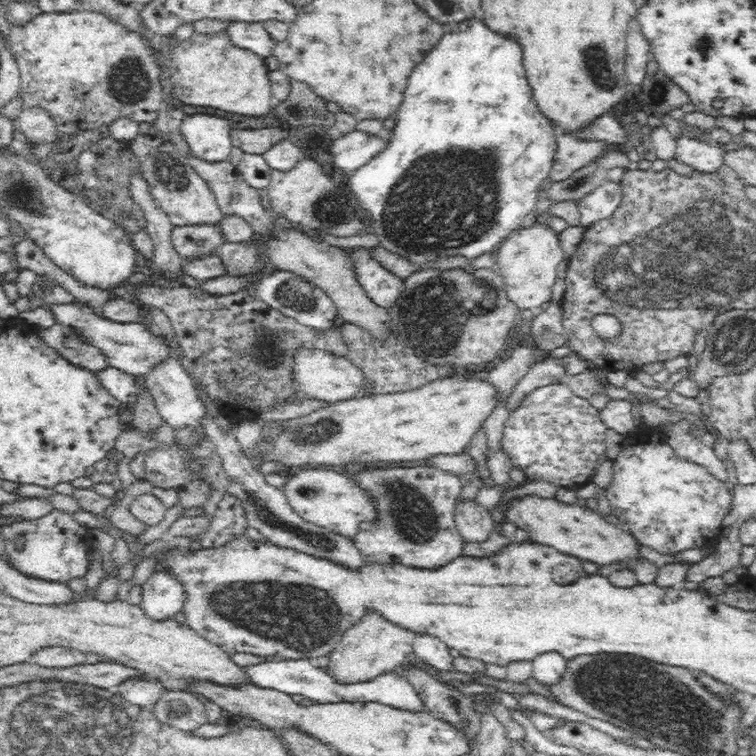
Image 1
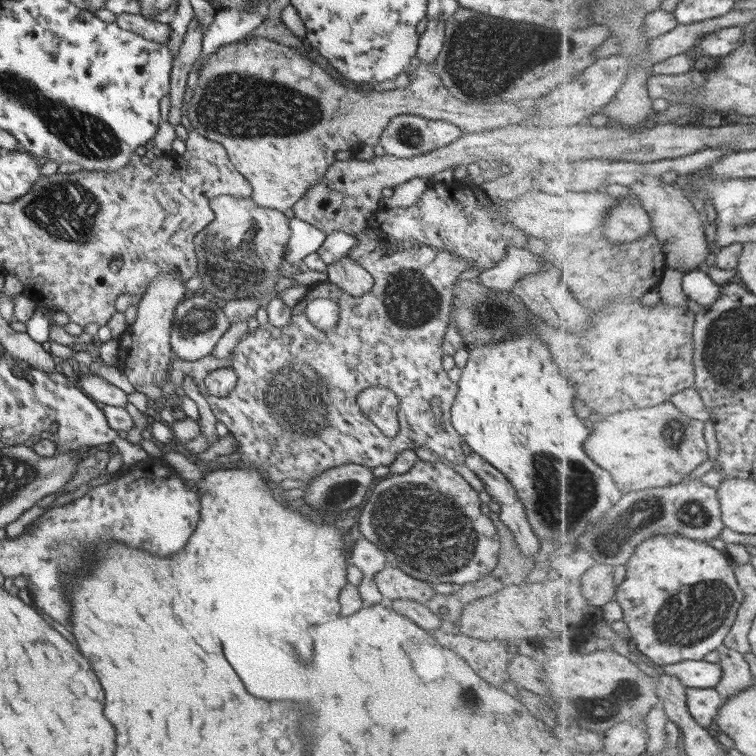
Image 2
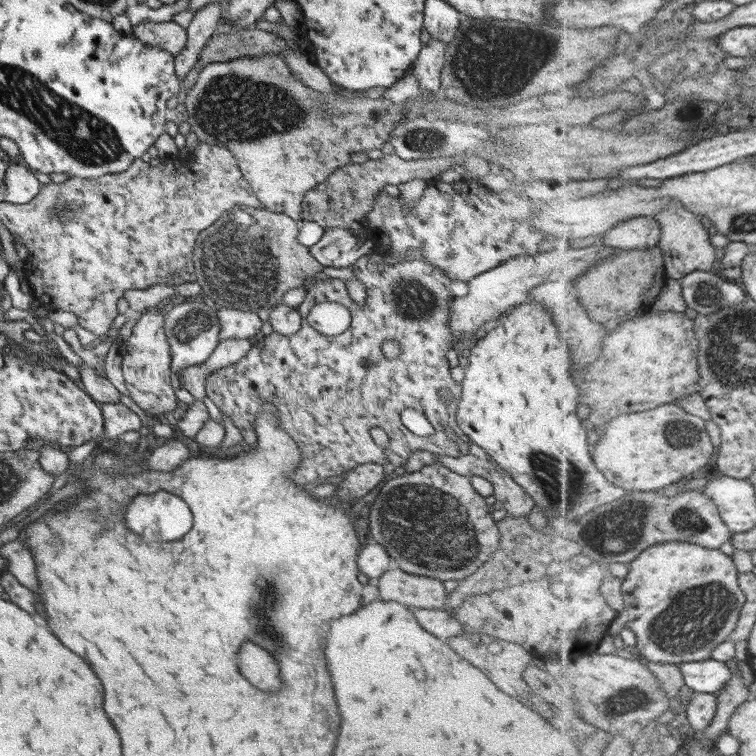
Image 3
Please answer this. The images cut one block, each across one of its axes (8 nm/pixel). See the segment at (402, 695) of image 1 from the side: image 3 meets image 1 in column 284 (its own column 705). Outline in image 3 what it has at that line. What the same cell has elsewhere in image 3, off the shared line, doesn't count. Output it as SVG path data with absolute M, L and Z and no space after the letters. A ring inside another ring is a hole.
M708 659L682 663L681 669L689 687L697 692L719 694L733 679L733 668L725 661Z

